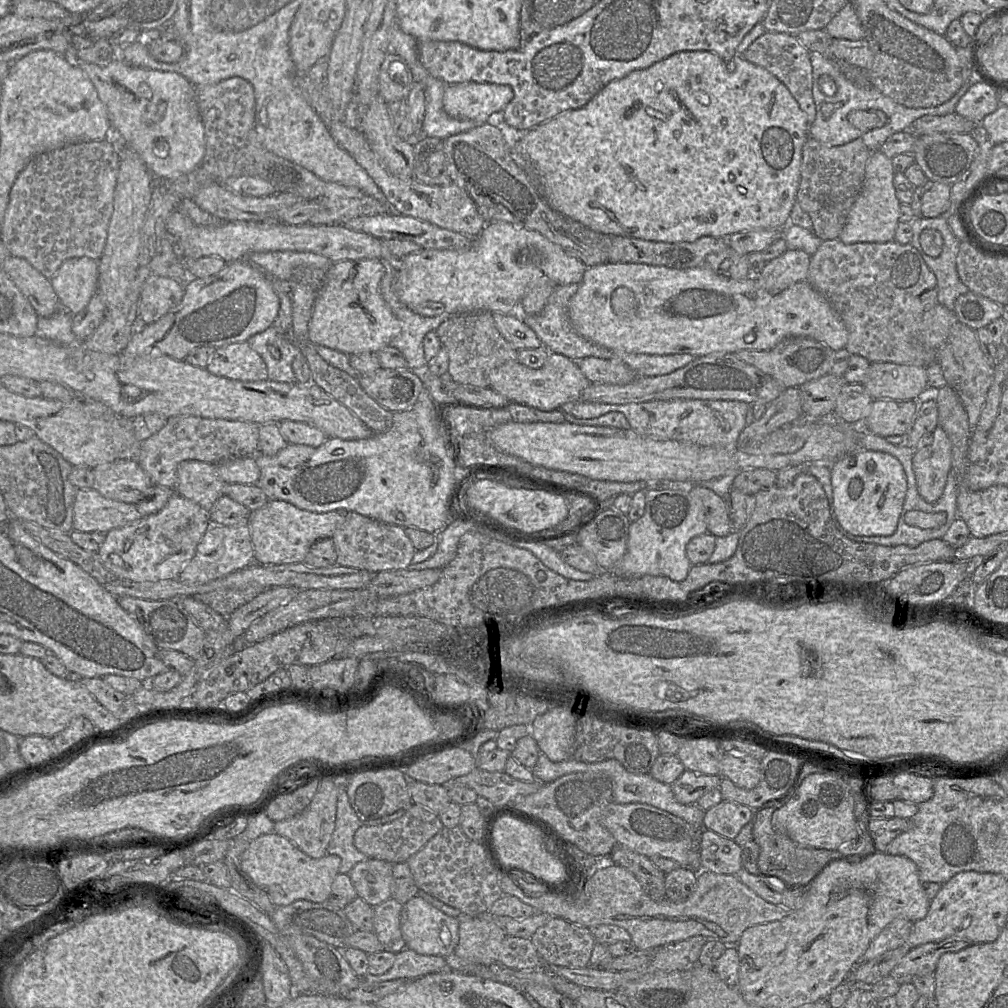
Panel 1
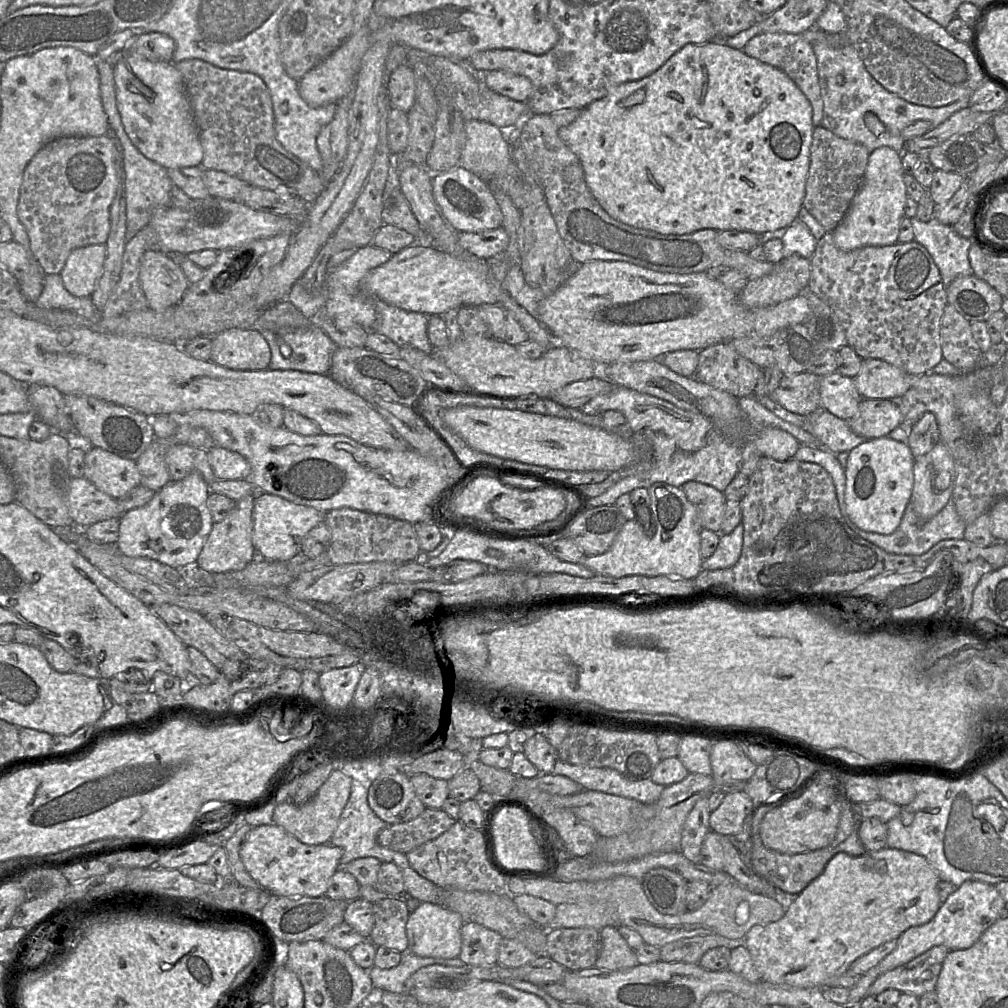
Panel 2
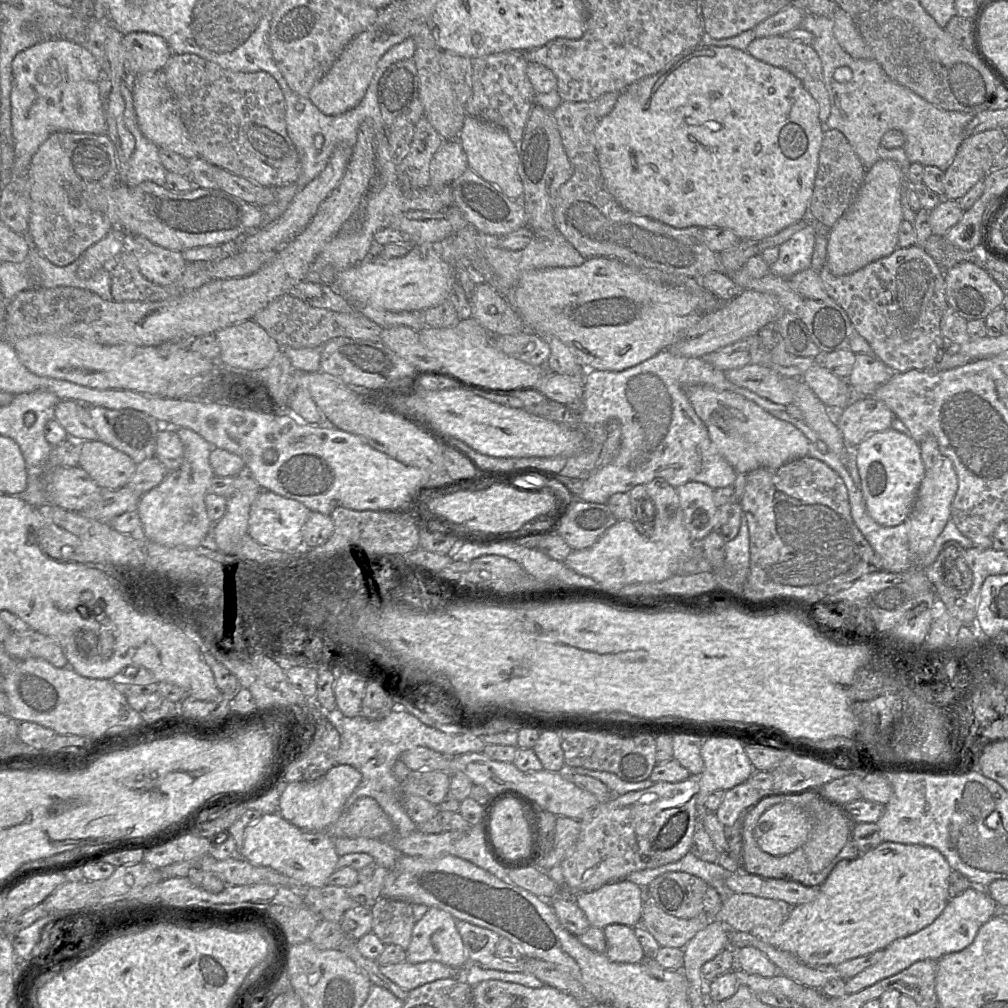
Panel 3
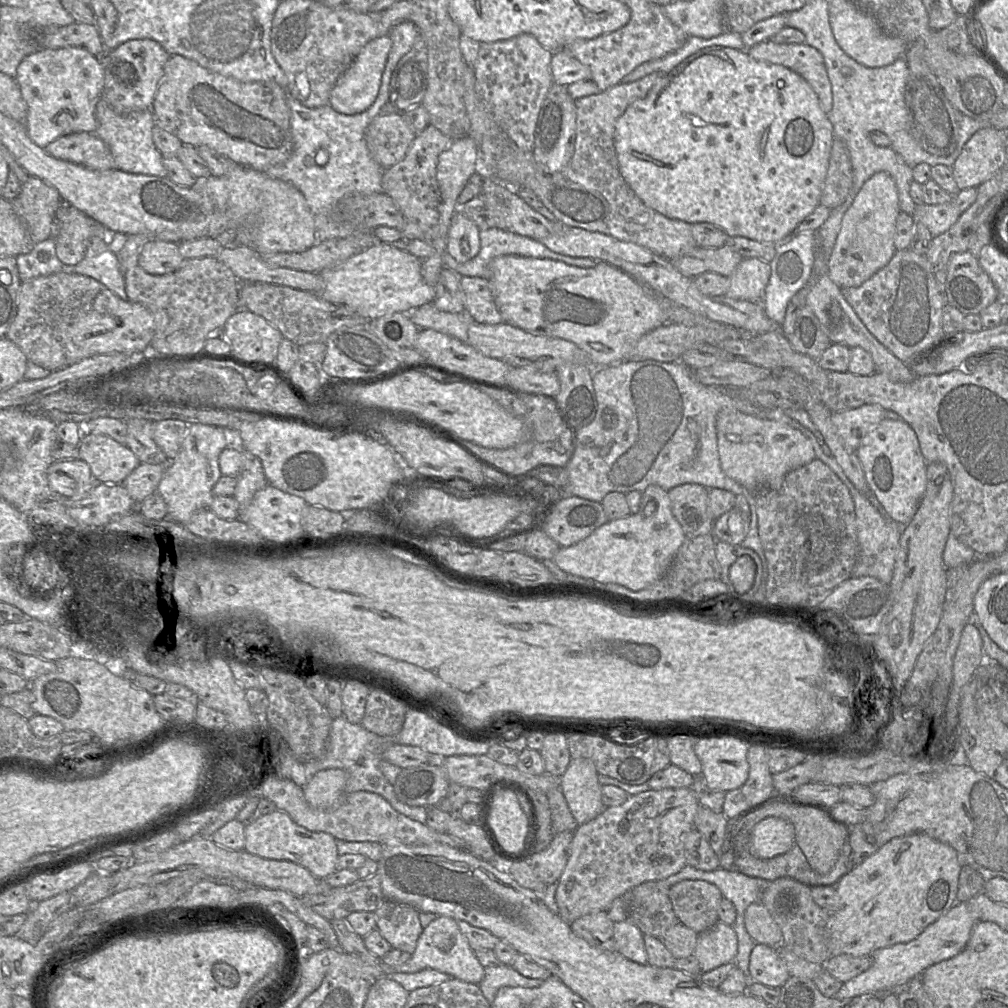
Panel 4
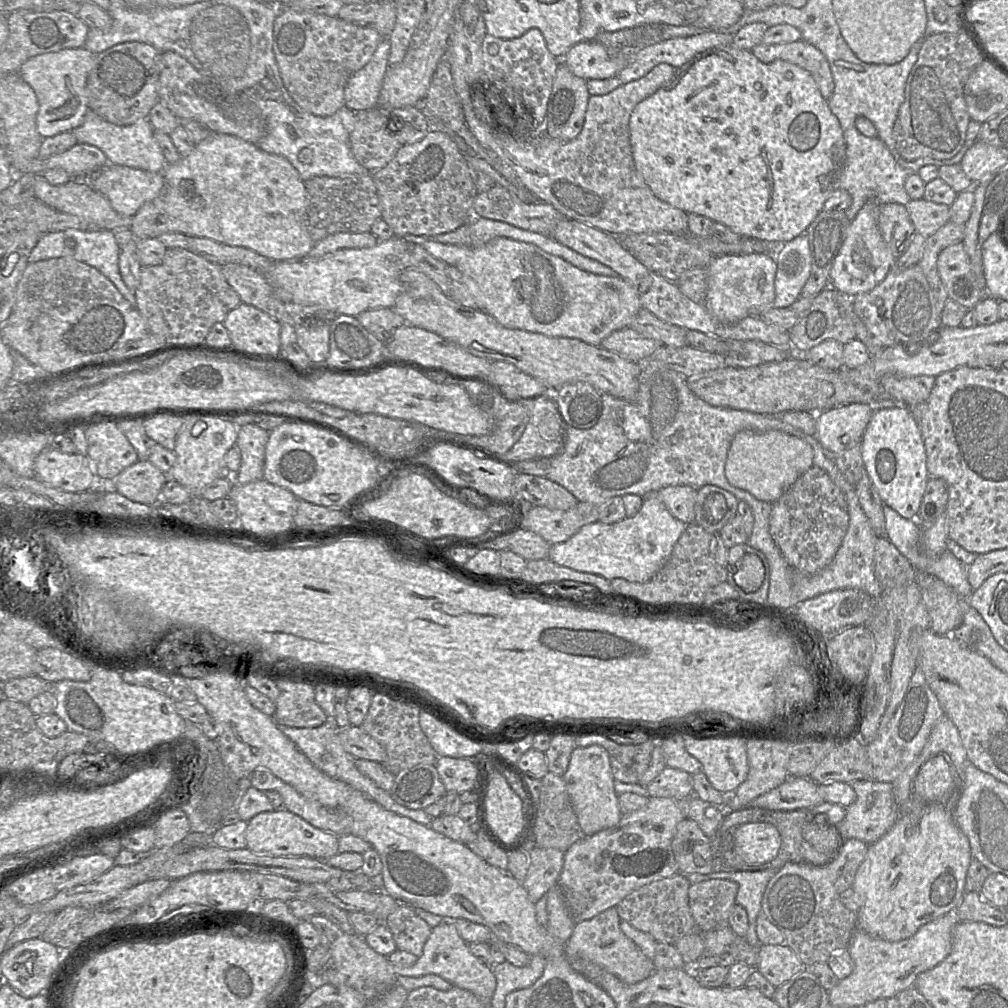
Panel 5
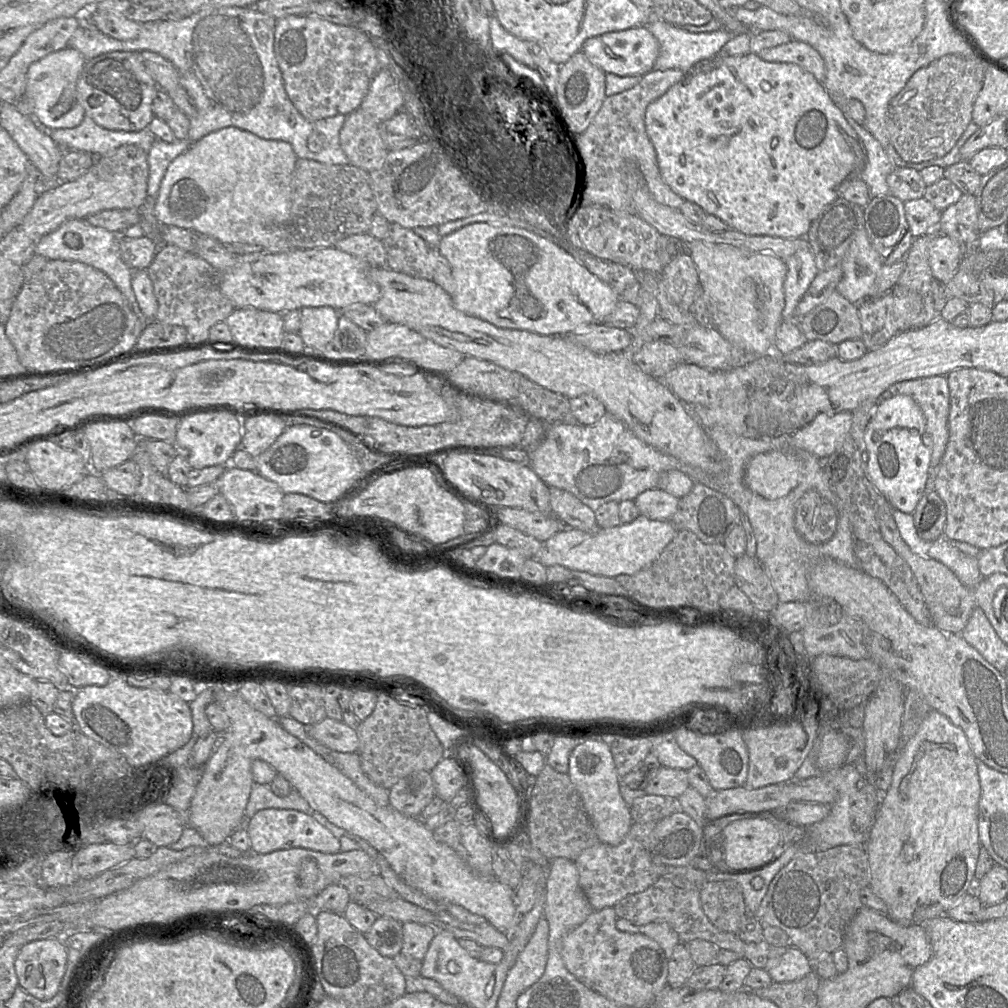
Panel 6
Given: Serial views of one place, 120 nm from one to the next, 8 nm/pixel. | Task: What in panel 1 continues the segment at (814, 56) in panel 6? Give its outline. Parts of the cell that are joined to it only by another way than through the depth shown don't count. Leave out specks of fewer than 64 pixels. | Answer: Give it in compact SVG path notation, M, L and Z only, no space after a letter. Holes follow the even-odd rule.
M766 31L752 42L742 56L747 61L763 67L782 82L797 101L800 109L807 115L808 125L813 123L816 117L816 106L812 96L811 53L795 35Z

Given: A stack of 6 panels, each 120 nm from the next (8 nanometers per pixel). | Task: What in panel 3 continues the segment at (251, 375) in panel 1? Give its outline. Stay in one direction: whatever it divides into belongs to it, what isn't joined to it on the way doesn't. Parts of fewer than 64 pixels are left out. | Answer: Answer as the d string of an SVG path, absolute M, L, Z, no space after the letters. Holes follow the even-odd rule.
M253 319L215 333L220 346L218 362L228 368L258 372L267 368L281 347Z

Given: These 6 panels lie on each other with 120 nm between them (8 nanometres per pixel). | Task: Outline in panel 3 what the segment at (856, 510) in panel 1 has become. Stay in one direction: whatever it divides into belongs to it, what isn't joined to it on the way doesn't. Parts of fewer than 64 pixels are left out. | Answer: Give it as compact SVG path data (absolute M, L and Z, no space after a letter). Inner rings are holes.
M892 427L873 433L855 448L861 491L870 516L880 525L893 527L904 522L912 511L926 470L919 443L909 434Z

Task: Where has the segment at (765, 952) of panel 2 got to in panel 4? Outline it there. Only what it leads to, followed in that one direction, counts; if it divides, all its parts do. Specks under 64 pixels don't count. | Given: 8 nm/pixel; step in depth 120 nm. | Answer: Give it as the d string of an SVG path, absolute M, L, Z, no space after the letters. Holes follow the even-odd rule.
M926 833L892 838L835 884L840 907L830 913L832 956L869 956L879 948L915 939L957 901L961 863L956 850Z

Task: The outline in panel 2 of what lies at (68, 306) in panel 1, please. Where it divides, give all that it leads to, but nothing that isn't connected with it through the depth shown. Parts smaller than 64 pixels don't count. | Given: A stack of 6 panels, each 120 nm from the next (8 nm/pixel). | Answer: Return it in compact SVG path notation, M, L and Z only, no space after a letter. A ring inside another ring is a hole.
M106 244L77 248L59 273L66 290L75 297L91 297L104 267Z

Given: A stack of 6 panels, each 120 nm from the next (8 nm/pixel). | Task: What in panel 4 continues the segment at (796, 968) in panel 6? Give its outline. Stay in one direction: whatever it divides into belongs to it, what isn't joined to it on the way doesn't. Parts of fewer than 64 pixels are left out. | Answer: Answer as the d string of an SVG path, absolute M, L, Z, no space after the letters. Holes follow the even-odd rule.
M756 943L749 960L750 981L761 983L771 988L780 988L790 974L786 963L777 947Z

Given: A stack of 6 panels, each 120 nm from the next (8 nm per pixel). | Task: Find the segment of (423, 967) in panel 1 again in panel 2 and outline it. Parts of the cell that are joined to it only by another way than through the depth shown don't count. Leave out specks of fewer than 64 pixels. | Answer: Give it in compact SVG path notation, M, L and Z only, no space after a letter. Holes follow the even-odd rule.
M411 952L402 954L400 963L391 969L380 969L372 966L368 974L373 988L378 991L389 991L396 994L408 993L407 979L420 968L430 965L456 966L466 965L457 958L442 959L431 957L419 957Z

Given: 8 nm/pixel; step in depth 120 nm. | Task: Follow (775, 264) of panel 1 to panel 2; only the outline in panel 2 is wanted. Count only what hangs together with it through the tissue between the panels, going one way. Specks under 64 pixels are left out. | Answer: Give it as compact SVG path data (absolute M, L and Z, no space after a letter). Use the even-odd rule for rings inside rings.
M799 255L785 257L771 273L748 280L739 300L748 307L773 306L800 294L808 284L810 261Z

